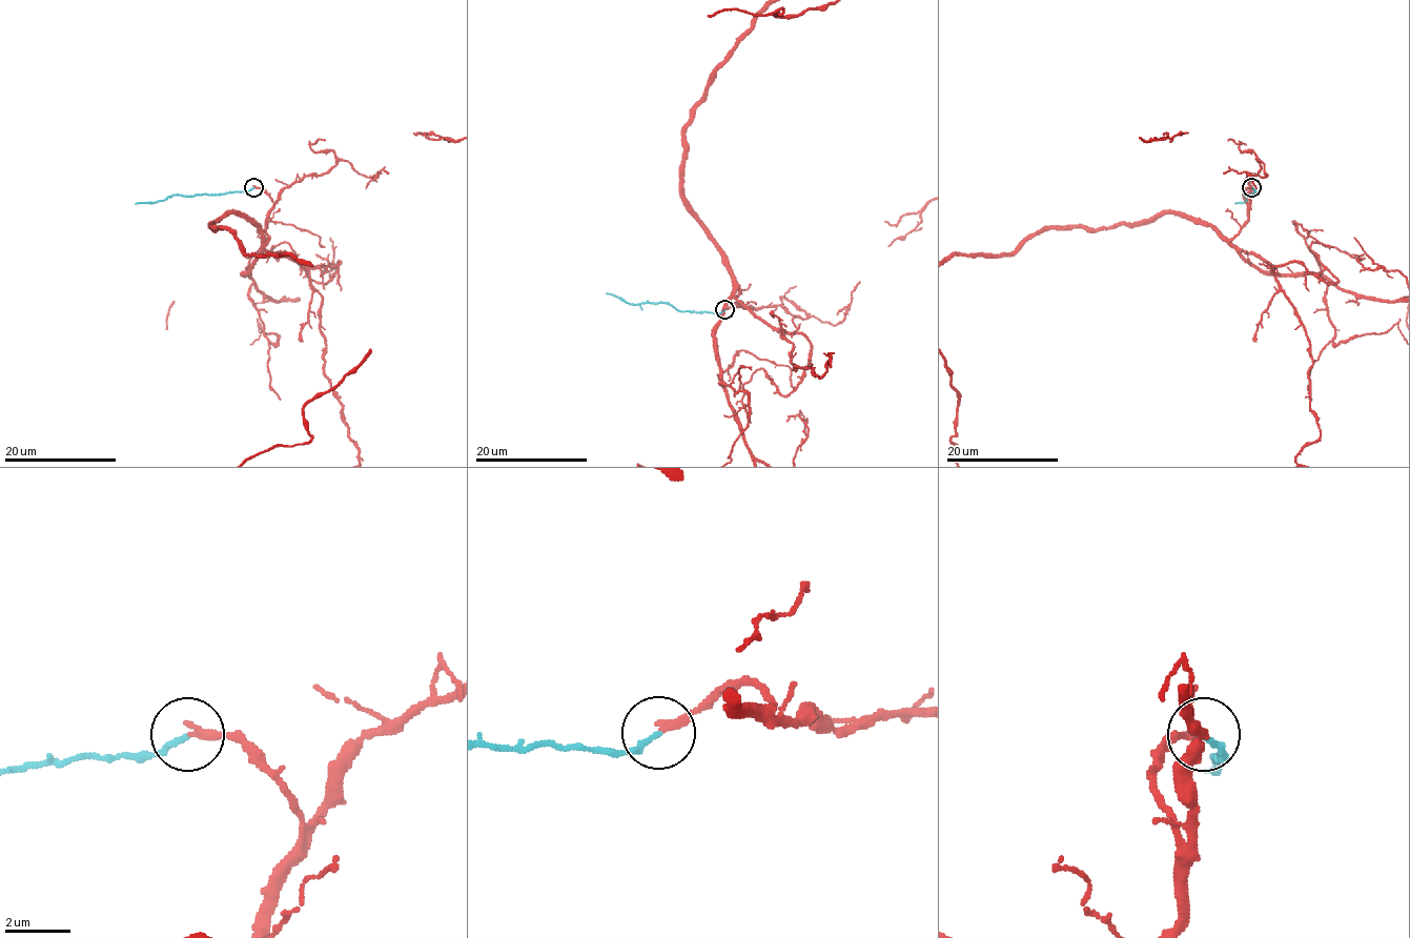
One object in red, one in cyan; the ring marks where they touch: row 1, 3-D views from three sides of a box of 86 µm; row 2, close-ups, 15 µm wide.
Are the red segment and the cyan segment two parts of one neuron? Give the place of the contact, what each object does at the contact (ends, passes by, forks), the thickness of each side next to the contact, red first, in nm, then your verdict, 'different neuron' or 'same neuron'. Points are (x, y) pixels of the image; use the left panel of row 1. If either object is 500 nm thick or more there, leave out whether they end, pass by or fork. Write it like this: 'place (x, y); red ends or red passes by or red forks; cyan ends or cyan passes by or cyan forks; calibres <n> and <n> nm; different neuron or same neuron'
place (253, 187); red ends; cyan ends; calibres 280 and 170 nm; same neuron

